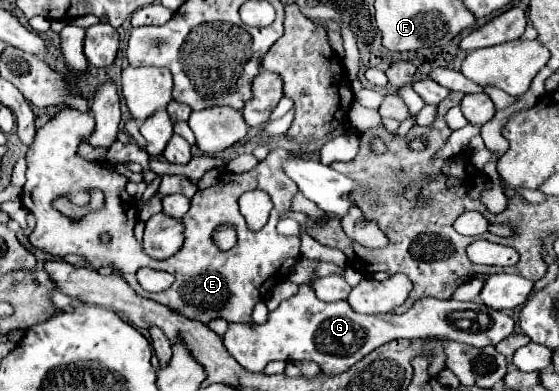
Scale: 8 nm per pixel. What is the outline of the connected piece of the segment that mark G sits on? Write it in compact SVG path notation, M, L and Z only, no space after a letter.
M300 284L300 292L284 300L262 326L236 326L230 324L224 334L224 346L234 360L248 372L262 372L272 360L312 360L324 374L340 374L352 368L366 354L394 338L426 338L442 336L448 340L464 342L476 348L496 346L500 340L510 336L514 320L504 312L496 312L480 302L458 302L420 298L404 314L380 314L364 316L356 314L348 302L320 302L314 292Z

